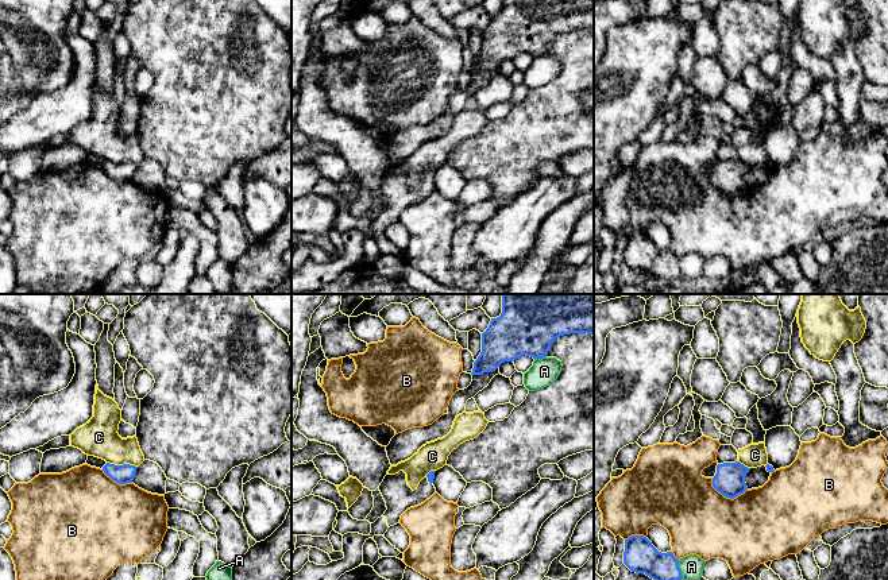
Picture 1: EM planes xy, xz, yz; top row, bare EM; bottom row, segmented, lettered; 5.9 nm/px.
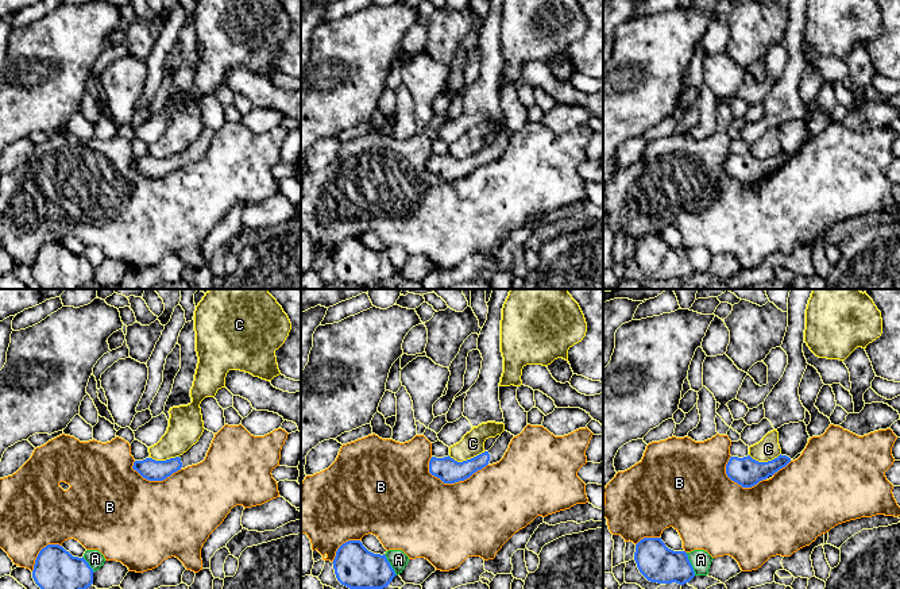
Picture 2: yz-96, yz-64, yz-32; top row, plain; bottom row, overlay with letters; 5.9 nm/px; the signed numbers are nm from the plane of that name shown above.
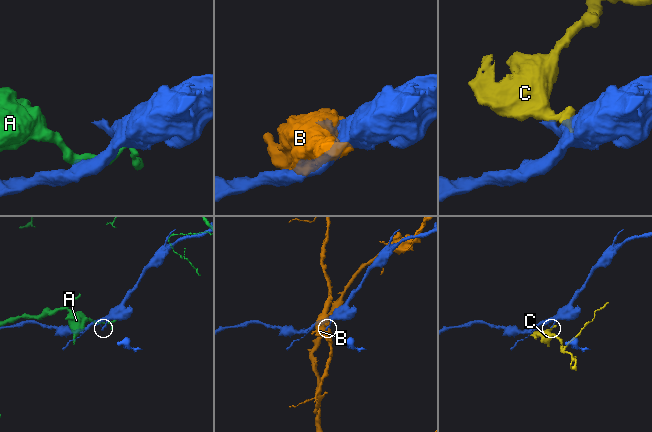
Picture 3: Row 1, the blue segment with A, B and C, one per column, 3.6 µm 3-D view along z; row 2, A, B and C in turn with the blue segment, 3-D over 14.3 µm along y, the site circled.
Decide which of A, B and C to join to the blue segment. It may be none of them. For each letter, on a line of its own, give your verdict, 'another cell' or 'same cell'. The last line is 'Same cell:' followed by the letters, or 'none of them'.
A: another cell
B: another cell
C: another cell
Same cell: none of them

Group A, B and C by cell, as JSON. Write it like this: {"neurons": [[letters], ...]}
{"neurons": [["A"], ["B"], ["C"]]}

